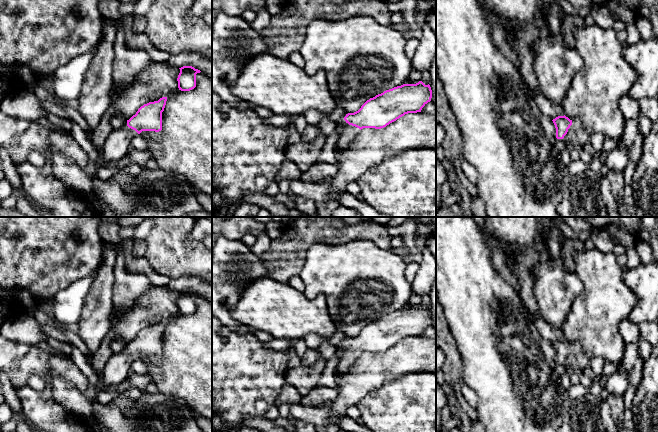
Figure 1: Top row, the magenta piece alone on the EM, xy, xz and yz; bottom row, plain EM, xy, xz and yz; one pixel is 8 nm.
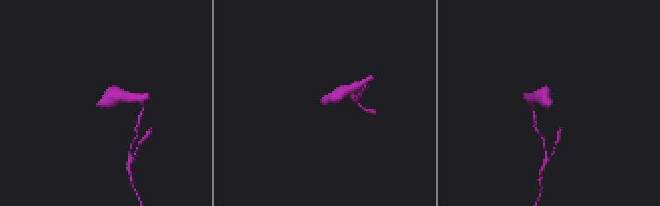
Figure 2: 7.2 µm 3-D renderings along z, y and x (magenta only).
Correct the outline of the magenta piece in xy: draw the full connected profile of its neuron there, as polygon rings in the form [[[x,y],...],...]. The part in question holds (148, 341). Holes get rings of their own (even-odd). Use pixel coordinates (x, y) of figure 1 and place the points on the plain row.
[[[167,321],[141,330],[119,353],[112,354],[103,371],[103,385],[118,385],[131,373],[131,364],[142,355],[162,354],[162,336]]]

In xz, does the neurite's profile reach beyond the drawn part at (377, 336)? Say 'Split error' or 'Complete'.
Split error

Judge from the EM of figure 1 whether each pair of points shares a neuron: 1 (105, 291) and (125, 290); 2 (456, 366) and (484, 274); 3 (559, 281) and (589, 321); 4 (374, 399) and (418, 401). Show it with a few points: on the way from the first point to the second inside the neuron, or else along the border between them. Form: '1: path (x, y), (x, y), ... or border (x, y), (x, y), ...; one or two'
1: border (113, 267), (112, 309); two
2: border (451, 332), (460, 354), (461, 375), (463, 377); two
3: border (579, 277), (582, 291), (574, 299), (564, 322); two
4: path (385, 401), (407, 401); one

